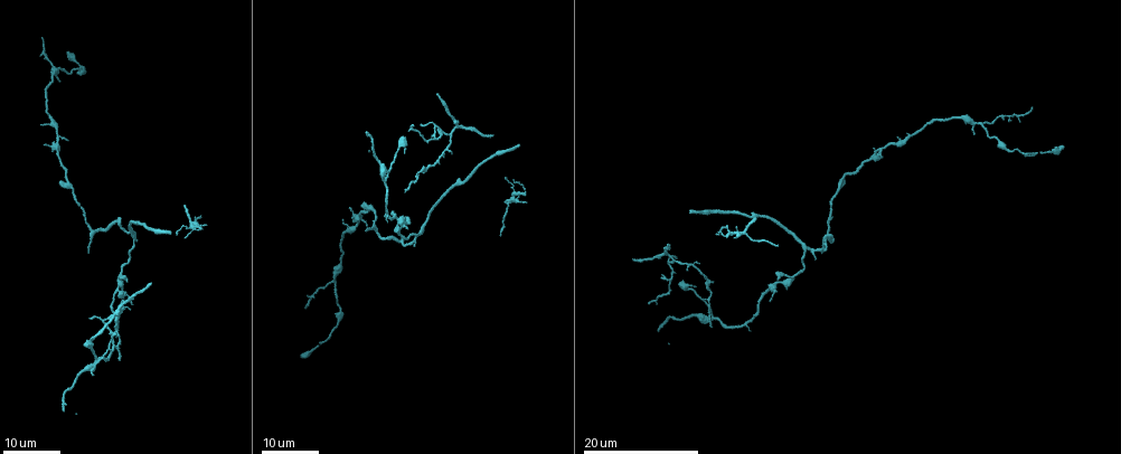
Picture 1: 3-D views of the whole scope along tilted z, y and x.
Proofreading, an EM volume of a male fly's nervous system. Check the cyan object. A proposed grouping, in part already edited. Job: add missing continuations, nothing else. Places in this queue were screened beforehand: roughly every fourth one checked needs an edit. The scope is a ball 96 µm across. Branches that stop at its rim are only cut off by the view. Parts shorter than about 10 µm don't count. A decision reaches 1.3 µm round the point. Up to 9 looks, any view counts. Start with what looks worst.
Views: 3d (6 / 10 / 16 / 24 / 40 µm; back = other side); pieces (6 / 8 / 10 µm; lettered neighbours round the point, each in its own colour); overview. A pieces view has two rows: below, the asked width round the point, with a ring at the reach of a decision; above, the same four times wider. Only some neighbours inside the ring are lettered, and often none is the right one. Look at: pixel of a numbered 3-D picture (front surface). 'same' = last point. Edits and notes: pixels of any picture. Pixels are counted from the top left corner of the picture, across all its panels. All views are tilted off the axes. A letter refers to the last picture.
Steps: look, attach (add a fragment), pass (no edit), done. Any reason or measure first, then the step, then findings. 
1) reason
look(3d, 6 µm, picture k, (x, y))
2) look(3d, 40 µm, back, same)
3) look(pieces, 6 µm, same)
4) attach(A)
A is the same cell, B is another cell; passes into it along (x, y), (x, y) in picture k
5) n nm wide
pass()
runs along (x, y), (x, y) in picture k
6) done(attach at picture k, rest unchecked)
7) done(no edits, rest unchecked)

free end
look(3d, 16 µm, picture 1, (88, 250))

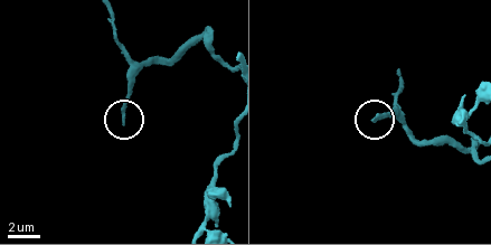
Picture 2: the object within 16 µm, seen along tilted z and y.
look(pieces, 8 µm, picture 2, (124, 121))

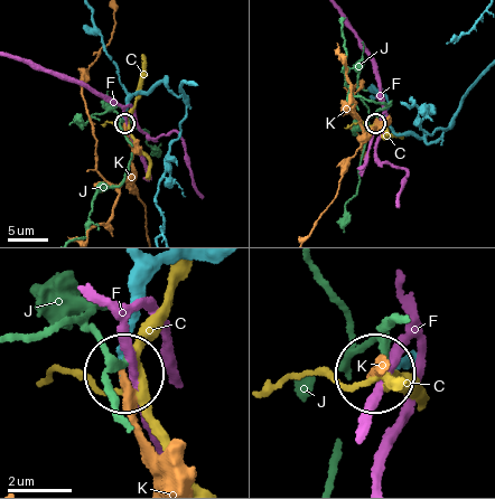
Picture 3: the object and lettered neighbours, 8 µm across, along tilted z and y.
attach(K)
K is the same cell, C, F and J are other cells; it goes on there

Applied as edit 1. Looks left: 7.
branch stops here
look(3d, 16 µm, picture 1, (1033, 109))

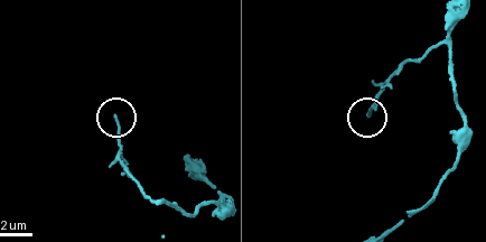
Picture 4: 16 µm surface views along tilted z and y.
look(pieces, 6 µm, picture 4, (115, 116))

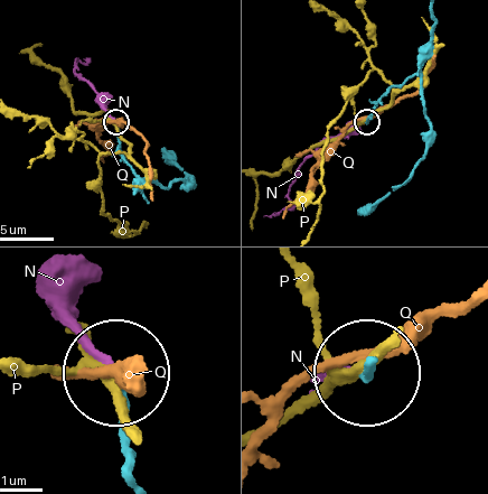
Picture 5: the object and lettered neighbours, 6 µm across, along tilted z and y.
150 nm wide
attach(N)
N is the same cell, P and Q are other cells; passes into it along (373, 362), (321, 381) in picture 5; it goes on there

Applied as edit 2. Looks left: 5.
tapers out
look(3d, 16 µm, picture 1, (817, 258))

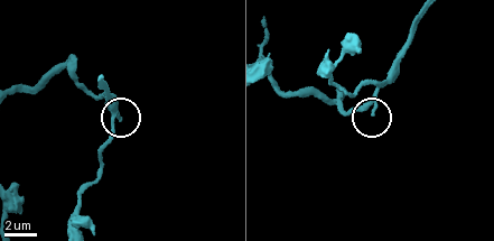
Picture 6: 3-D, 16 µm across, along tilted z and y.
closer look
look(3d, 6 µm, picture 6, (372, 114))

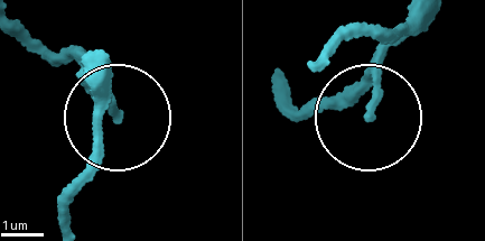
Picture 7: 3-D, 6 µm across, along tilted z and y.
look(pieces, 6 µm, picture 7, (116, 116))

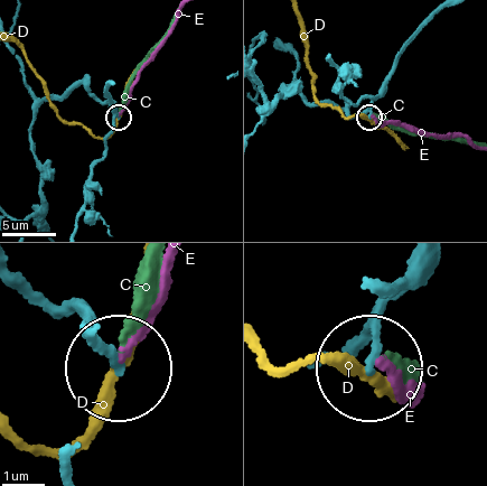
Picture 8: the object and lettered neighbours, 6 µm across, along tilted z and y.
pass()
C, D and E are other cells; runs along (44, 300), (74, 311), (112, 366) in picture 8; none of them fits

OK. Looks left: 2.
free end
look(3d, 16 µm, picture 1, (60, 182))

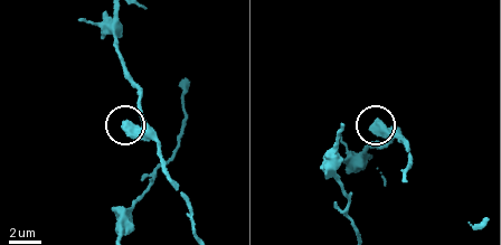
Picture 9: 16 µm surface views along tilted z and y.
look(pieces, 10 µm, picture 9, (124, 125))

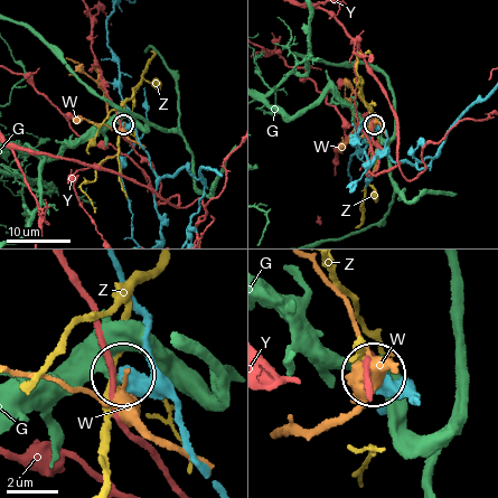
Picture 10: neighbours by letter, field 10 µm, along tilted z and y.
pass()
G, W, Y and Z are other cells; no lettered fragment goes on from it

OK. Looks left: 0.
done(attach at picture 3, attach at picture 5, rest unchecked)

